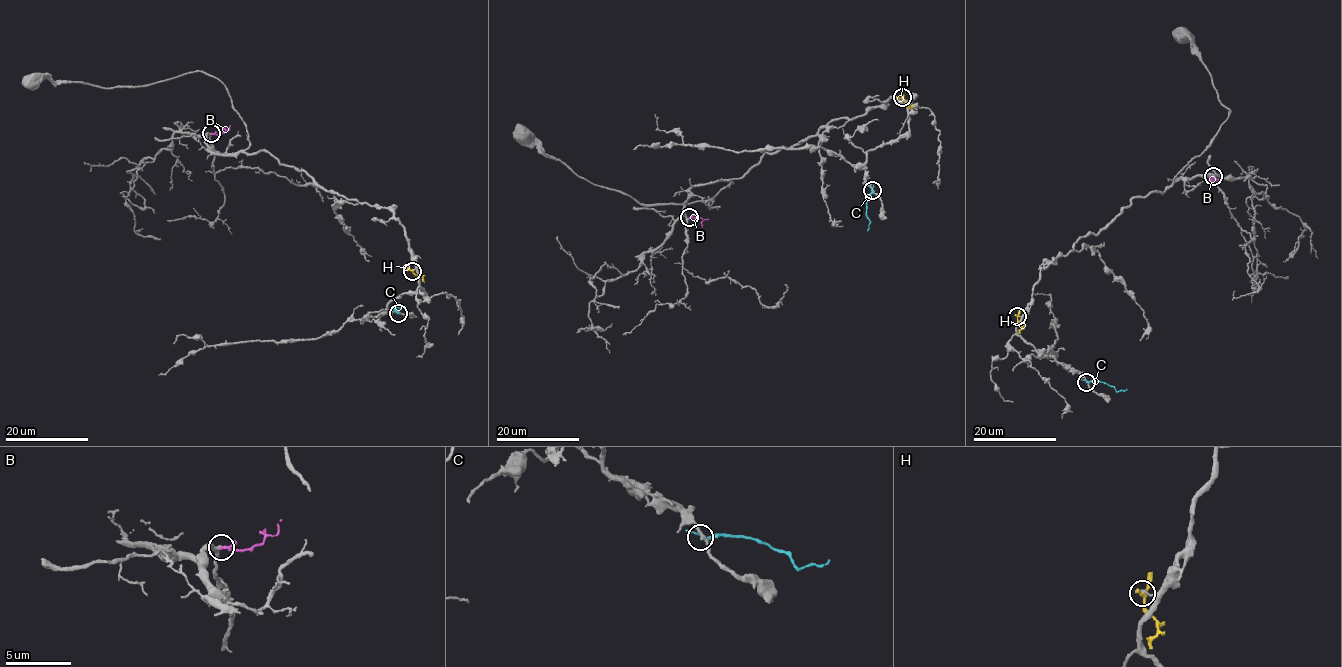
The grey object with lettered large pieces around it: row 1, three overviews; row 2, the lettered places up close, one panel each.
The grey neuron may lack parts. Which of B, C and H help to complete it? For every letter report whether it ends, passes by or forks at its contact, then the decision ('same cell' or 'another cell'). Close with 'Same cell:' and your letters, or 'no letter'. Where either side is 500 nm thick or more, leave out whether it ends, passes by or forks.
B: it passes by | same cell
C: it passes by | another cell
H: it passes by | another cell
Same cell: B

